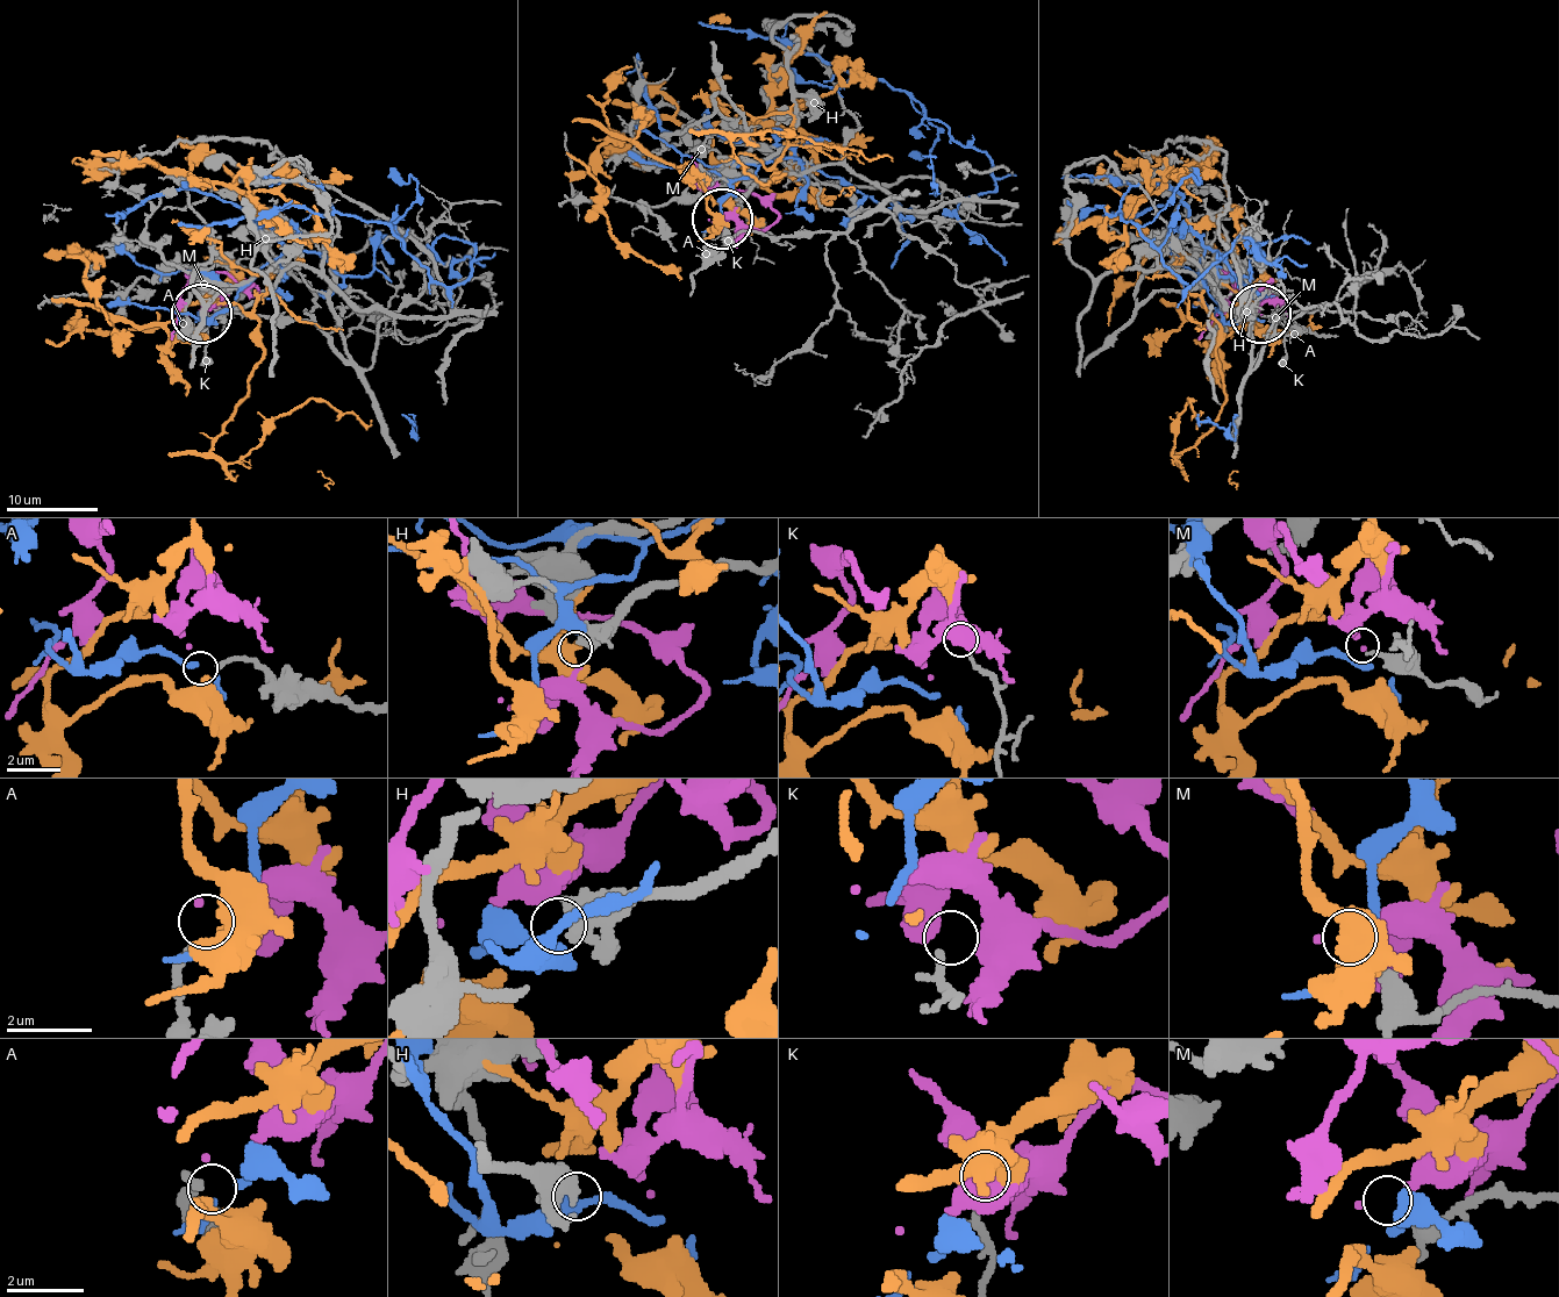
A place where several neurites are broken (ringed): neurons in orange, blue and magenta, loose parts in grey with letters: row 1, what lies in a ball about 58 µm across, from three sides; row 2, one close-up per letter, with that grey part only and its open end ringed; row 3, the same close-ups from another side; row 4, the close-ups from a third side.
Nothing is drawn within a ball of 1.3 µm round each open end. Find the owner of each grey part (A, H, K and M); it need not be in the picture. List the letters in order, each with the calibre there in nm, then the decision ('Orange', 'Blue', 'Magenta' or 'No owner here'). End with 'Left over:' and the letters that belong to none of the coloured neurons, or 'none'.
A: Thickness 190 nm. No owner here
H: Thickness 440 nm. No owner here
K: Thickness 100 nm. No owner here
M: Thickness 180 nm. No owner here
Left over: A, H, K, M

